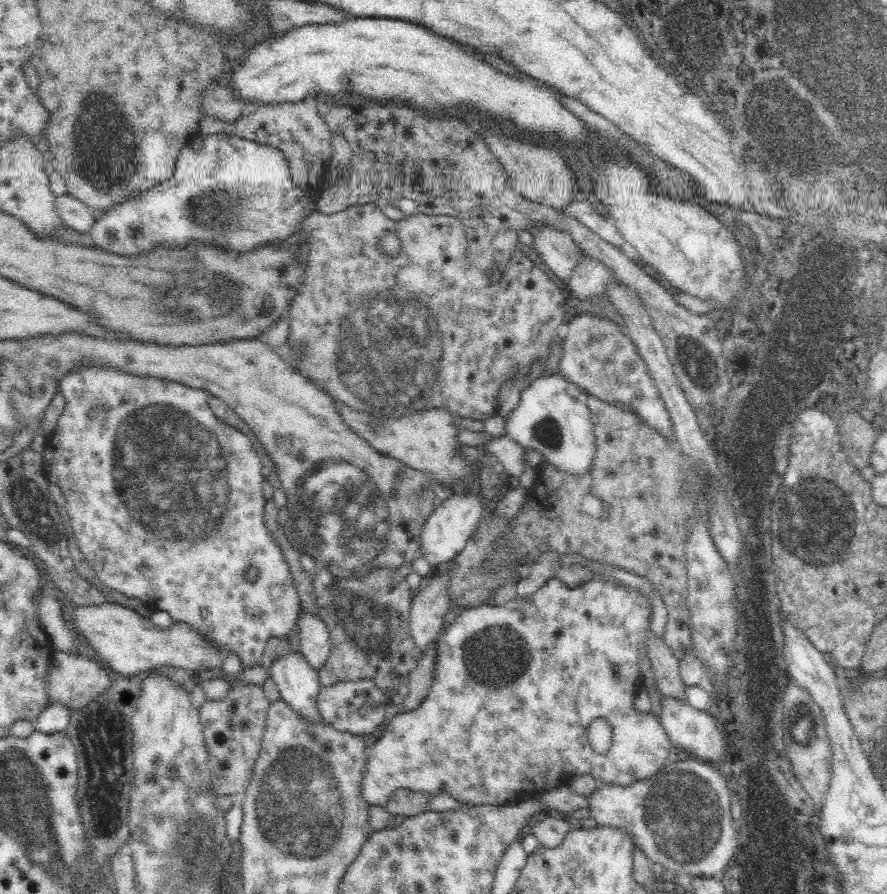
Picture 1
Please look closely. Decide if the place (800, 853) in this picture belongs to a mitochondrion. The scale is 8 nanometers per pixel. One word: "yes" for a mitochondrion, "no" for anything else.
yes

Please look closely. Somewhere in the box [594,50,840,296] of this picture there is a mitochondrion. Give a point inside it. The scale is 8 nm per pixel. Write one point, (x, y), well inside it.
(824, 209)

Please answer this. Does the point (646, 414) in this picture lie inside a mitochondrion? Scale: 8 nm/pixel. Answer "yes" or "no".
no

